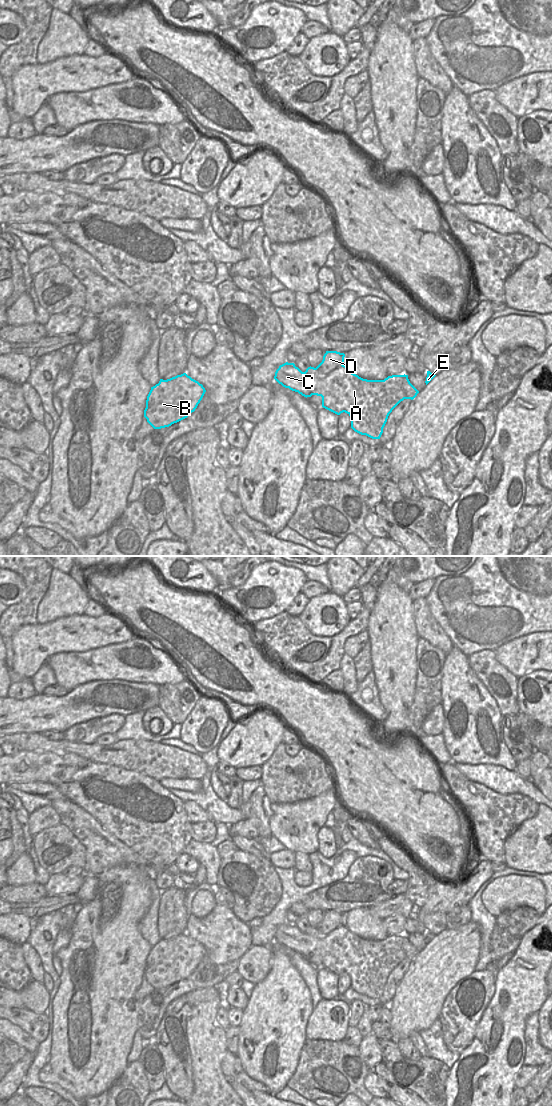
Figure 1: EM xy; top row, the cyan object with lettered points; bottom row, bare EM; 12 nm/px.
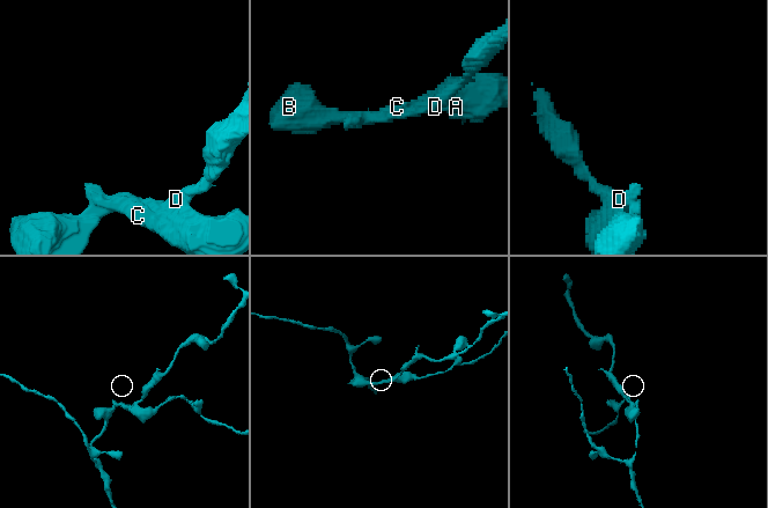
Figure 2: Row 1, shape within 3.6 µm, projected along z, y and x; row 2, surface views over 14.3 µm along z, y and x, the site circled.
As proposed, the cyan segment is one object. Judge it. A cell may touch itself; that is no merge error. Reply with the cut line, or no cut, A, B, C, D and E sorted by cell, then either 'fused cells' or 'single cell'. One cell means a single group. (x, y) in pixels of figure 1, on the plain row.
cut in xy along (342, 924), (318, 944), (302, 939), (298, 952); A E / B C D; fused cells

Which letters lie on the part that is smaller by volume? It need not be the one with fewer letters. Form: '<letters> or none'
A, E

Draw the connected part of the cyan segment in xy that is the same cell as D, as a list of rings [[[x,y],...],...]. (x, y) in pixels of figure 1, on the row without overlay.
[[[326,911],[322,922],[316,927],[308,927],[302,932],[294,923],[284,923],[275,932],[274,939],[285,948],[299,952],[300,941],[315,940],[320,946],[320,940],[329,936],[332,931],[344,924],[344,913]]]

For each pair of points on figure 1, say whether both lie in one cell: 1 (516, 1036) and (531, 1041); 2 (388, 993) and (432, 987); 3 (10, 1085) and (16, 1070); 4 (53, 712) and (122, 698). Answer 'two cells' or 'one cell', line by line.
1: two cells
2: two cells
3: one cell
4: one cell

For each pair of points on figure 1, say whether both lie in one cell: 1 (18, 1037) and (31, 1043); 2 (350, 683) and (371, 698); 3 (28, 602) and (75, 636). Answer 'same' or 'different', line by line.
1: same
2: different
3: different

